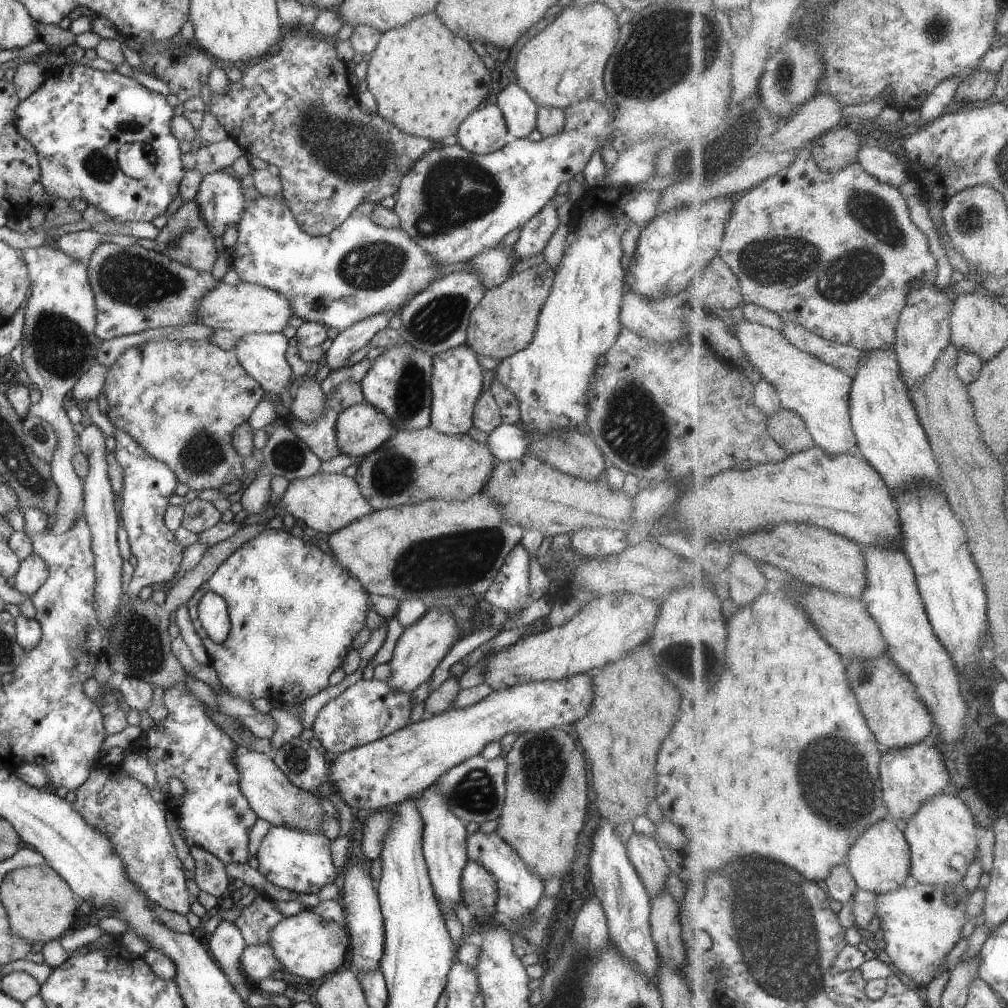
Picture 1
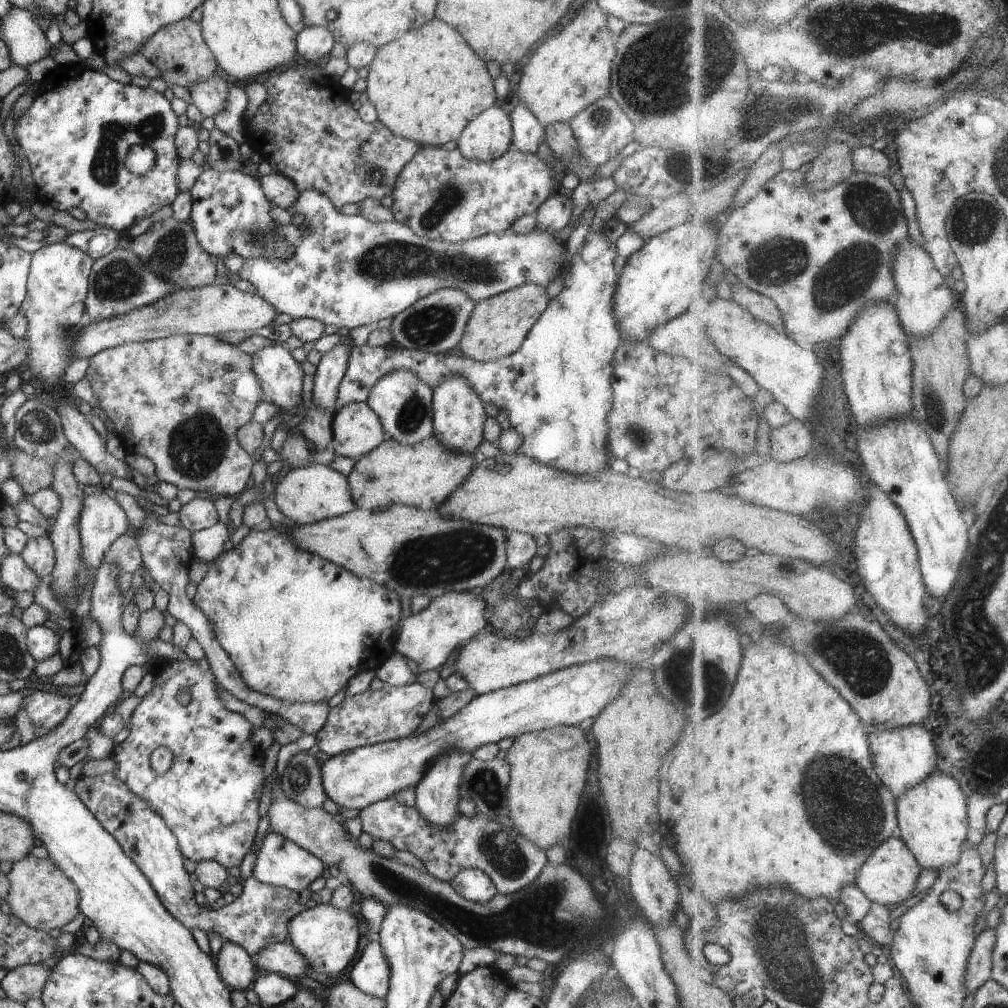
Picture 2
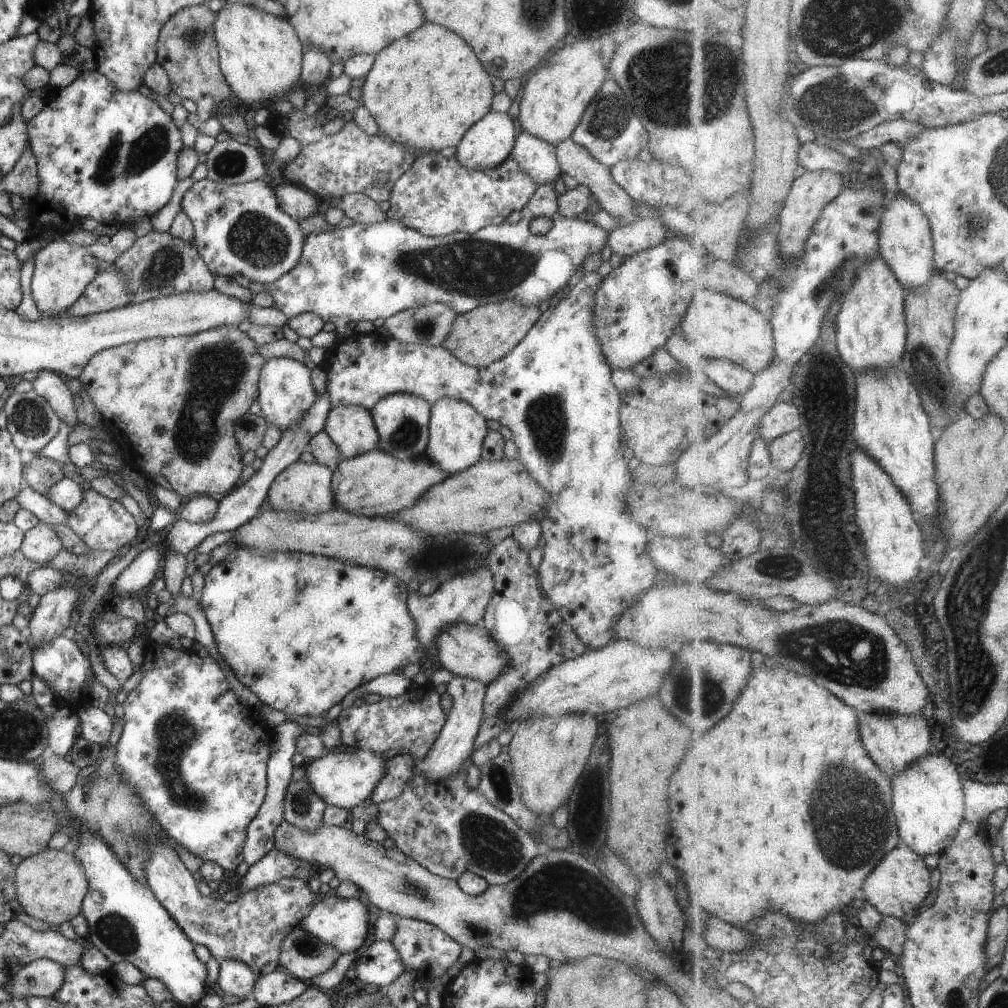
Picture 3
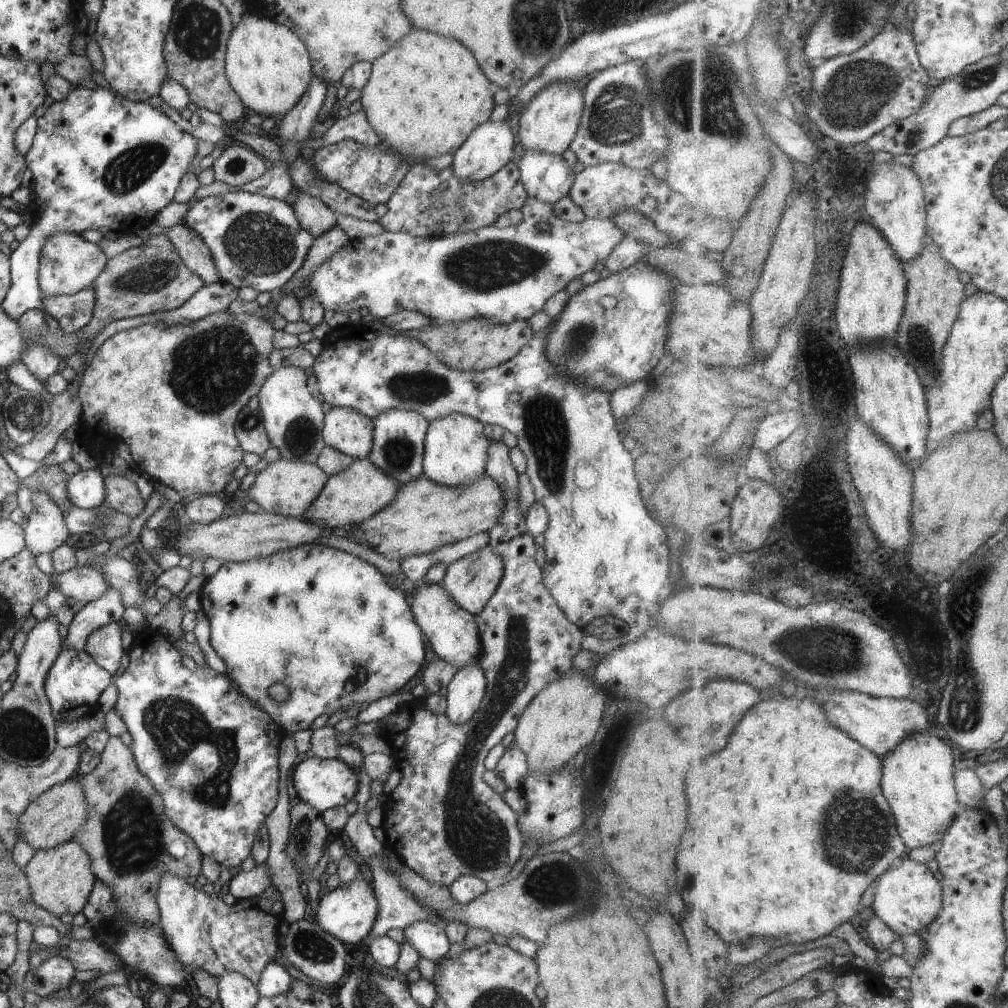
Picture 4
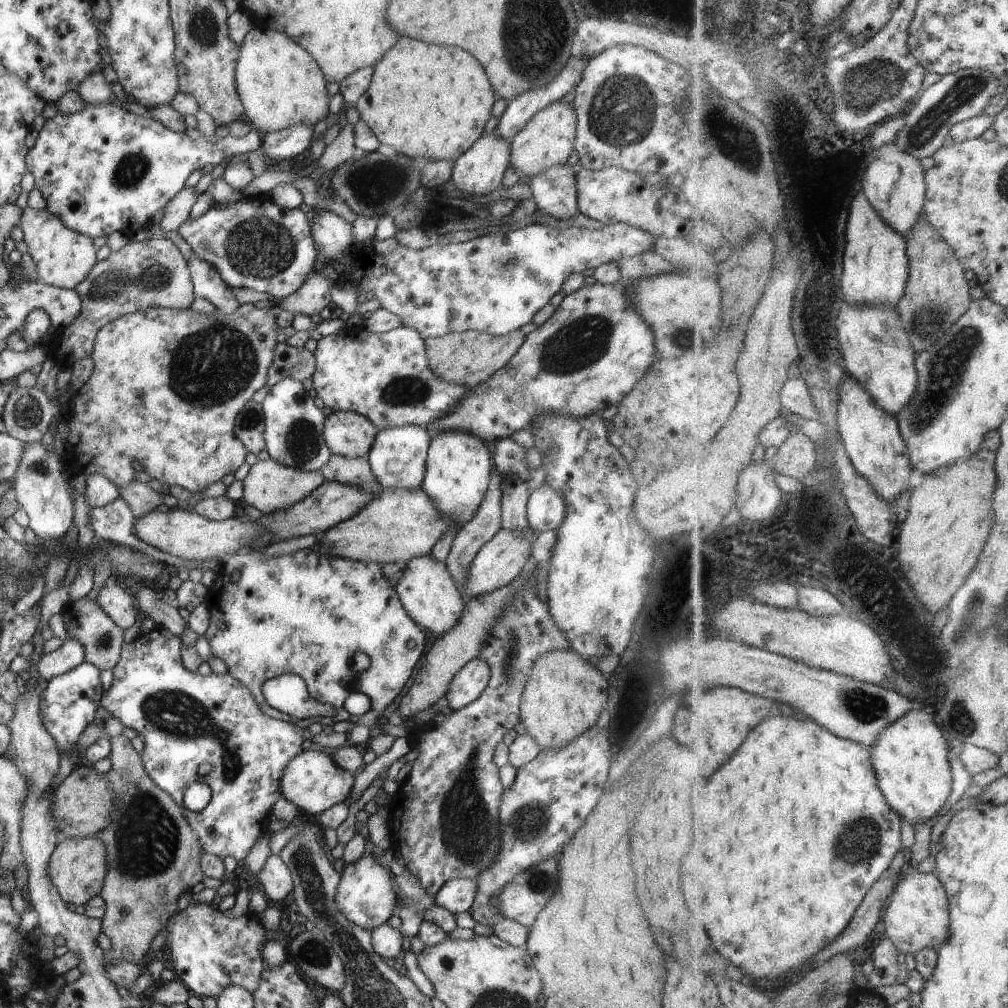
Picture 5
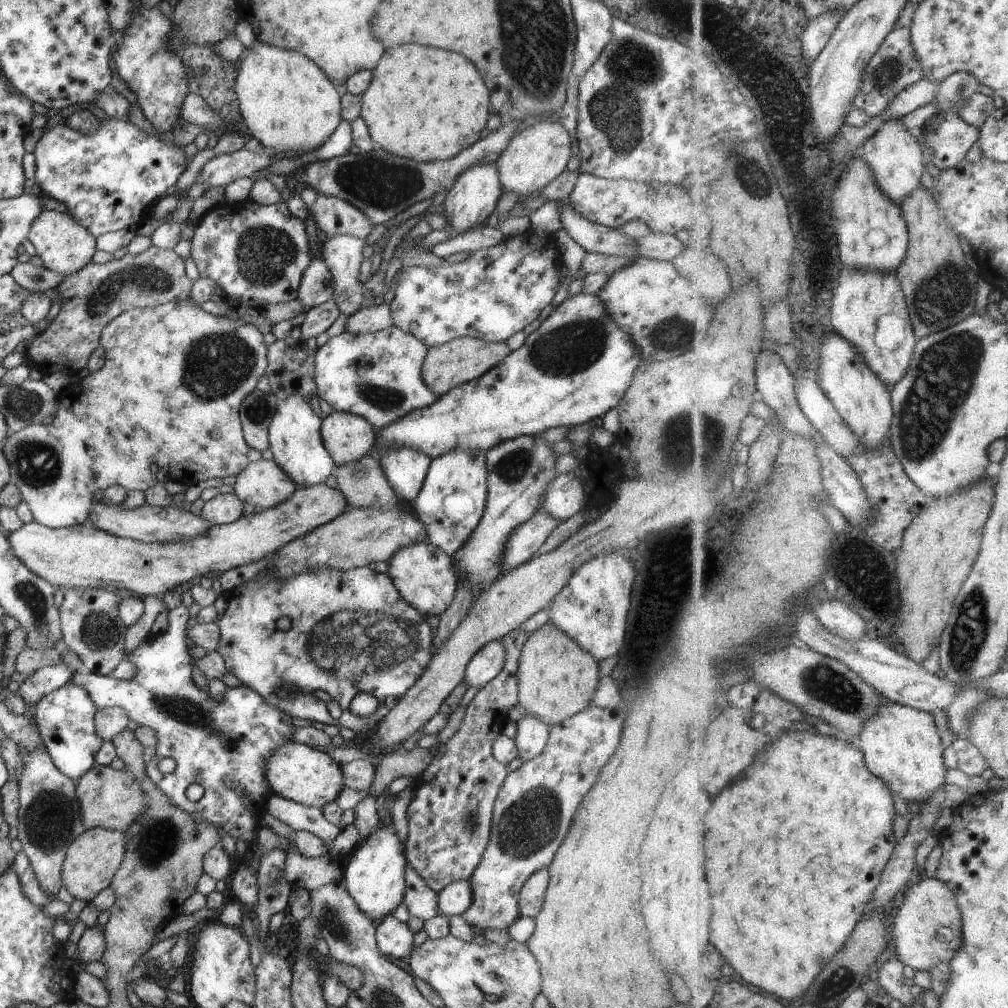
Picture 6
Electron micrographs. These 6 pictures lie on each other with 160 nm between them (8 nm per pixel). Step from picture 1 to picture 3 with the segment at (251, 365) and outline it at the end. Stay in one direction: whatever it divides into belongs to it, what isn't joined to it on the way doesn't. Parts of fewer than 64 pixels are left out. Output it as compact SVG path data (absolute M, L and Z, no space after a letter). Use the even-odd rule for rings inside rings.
M277 357L265 361L261 367L257 381L256 404L260 406L260 414L275 424L280 431L298 423L316 399L316 392L311 387L309 372L303 363L287 357Z

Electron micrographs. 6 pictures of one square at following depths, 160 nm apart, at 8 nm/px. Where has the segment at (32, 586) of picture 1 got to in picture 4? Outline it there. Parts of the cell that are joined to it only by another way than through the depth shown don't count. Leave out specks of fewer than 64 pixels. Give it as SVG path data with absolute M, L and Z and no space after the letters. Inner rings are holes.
M37 488L31 490L31 512L23 532L25 548L34 557L50 554L70 536L57 504Z

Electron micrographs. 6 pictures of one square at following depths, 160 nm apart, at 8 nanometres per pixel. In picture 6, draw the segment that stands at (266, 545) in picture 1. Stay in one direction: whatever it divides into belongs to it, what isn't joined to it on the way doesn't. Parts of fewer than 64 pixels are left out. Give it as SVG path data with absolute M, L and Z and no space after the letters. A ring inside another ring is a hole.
M367 565L345 570L321 567L284 581L273 579L265 570L261 576L254 576L229 592L227 610L215 622L220 634L216 651L224 660L224 667L229 674L256 692L267 704L282 710L291 718L332 724L338 729L344 726L354 734L376 728L402 694L423 674L433 654L431 628L422 614L401 598L386 573L374 572ZM281 616L291 620L291 626L284 631L275 627L275 621ZM307 632L311 634L307 636ZM355 679L359 680L356 685L352 682ZM282 685L292 688L292 693L286 699L276 695ZM314 690L327 692L339 703L341 712L336 719L329 717L323 702L309 696ZM358 692L369 692L377 698L377 708L369 716L355 716L349 710L348 704Z

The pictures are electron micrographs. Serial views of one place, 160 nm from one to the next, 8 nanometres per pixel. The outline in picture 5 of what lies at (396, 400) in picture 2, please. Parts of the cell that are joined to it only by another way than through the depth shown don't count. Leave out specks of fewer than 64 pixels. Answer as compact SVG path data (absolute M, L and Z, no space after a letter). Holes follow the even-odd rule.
M401 425L378 429L373 444L367 452L367 460L376 478L382 486L394 489L419 489L424 477L426 452L430 443L426 428L417 425Z

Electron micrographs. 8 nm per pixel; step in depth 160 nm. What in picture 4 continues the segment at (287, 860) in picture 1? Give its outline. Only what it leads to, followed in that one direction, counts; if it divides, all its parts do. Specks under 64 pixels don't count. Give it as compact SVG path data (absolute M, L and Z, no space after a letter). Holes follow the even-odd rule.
M265 862L256 863L253 868L242 871L224 886L224 891L230 894L235 901L245 900L253 896L260 896L263 890L271 886L269 870Z

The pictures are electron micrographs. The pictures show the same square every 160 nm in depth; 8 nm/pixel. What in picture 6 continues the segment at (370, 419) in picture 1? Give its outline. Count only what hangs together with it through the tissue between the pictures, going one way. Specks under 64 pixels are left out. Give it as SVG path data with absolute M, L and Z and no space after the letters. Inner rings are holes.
M332 411L321 419L320 437L332 461L340 467L369 455L376 432L362 416Z

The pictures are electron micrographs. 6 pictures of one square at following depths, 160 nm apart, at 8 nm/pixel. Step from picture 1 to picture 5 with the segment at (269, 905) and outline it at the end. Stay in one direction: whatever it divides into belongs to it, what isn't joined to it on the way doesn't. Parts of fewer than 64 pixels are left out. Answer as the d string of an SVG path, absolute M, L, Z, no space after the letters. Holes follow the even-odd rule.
M191 903L184 910L171 915L167 922L169 934L167 935L167 948L169 948L169 967L173 970L174 978L177 978L191 995L201 997L213 997L229 985L237 985L252 993L259 984L260 972L264 965L260 950L265 942L265 929L259 923L257 914L242 914L238 917L225 916L215 908L215 904Z

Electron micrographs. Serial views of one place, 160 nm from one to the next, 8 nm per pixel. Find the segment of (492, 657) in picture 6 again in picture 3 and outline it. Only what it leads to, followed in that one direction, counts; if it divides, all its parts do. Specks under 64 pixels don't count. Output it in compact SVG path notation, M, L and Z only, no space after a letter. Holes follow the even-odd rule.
M454 676L446 684L446 693L451 696L452 700L451 707L445 715L443 726L432 747L418 763L413 764L413 773L421 775L429 782L440 781L465 766L473 750L474 738L482 719L482 702L485 691L486 686L480 680L467 677Z

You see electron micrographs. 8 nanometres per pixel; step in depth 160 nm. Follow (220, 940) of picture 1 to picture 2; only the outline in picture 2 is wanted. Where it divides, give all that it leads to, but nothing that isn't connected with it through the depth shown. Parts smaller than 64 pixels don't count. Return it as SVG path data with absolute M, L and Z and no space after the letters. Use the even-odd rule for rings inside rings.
M222 941L222 946L213 956L213 961L222 981L231 990L243 991L255 978L253 960L243 948L232 942Z

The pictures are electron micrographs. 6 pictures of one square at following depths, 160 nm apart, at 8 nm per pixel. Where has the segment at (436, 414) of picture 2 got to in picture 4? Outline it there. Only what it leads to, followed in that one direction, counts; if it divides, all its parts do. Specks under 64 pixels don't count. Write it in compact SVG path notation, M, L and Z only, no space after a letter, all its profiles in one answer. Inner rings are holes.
M447 414L443 418L431 420L428 423L424 437L424 450L422 456L422 476L435 484L444 486L467 486L475 478L479 478L485 472L485 460L487 460L487 438L483 435L483 424L463 414Z

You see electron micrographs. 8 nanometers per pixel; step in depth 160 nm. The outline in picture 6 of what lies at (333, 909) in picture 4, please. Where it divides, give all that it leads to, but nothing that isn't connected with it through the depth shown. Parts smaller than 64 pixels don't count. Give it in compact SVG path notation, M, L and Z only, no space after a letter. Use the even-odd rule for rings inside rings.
M377 825L352 850L351 859L342 872L341 884L353 899L356 907L374 922L387 916L402 902L404 893L404 870L408 862L404 855L404 844L399 841L393 827Z

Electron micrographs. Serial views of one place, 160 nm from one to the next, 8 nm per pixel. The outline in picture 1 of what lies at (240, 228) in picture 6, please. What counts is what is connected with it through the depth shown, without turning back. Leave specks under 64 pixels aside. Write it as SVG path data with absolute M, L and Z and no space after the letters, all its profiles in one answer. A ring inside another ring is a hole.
M228 170L203 175L194 201L213 238L221 237L231 224L236 227L247 202L241 191L240 178Z

